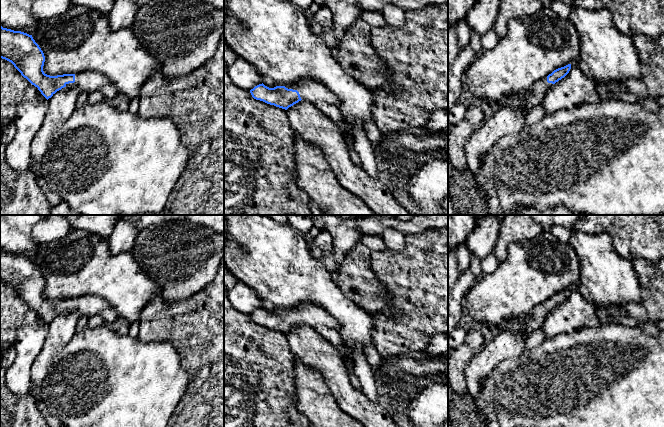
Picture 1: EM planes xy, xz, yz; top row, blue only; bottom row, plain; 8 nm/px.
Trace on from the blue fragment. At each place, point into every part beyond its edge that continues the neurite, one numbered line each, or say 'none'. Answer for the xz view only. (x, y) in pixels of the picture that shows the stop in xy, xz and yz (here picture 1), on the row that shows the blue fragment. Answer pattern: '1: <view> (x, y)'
1: xz (311, 90)

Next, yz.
1: yz (539, 89)

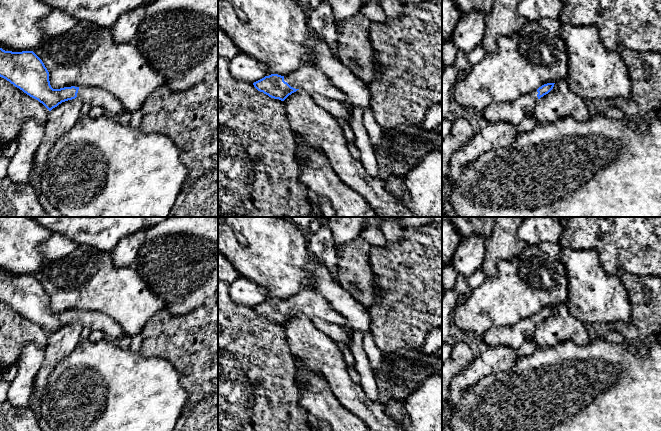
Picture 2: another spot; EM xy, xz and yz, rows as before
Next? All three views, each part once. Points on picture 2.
1: xz (307, 78)

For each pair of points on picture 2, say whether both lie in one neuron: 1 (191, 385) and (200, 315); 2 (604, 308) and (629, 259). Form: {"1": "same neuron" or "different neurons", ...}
{"1": "same neuron", "2": "different neurons"}

